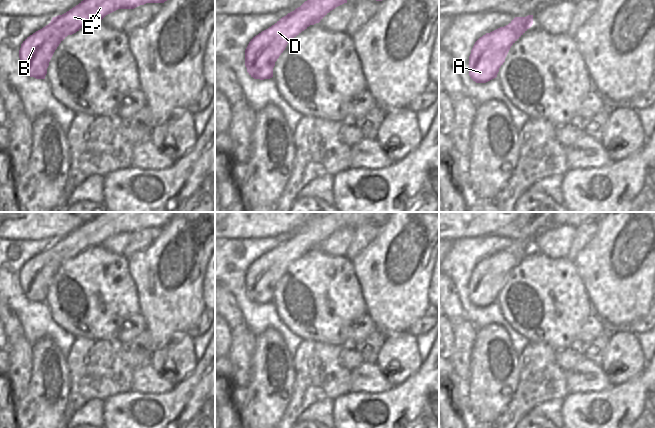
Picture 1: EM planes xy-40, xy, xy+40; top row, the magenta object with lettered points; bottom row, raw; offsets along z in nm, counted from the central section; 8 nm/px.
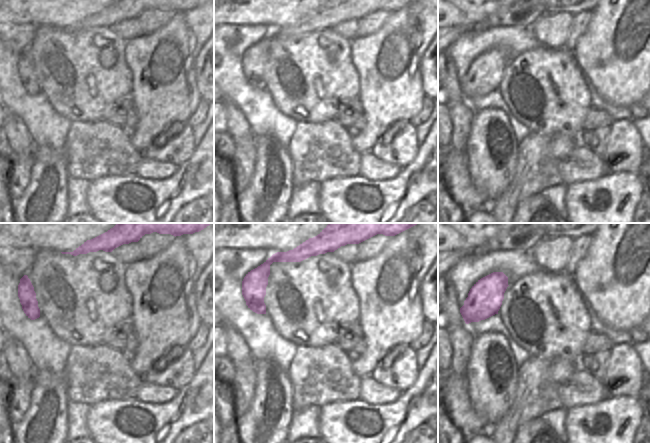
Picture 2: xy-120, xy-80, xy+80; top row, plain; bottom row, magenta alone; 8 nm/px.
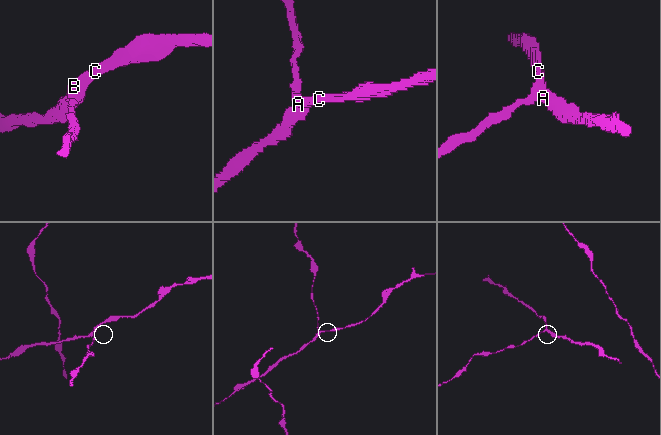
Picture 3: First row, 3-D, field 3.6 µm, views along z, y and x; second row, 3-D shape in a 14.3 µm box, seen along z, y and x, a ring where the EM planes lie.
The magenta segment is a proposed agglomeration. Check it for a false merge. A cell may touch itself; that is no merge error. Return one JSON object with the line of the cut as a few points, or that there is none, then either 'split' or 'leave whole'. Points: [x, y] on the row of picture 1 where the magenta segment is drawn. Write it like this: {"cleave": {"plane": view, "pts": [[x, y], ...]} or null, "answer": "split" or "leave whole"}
{"cleave": null, "answer": "leave whole"}

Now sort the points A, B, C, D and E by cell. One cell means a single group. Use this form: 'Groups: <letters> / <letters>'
Groups: A B C D E

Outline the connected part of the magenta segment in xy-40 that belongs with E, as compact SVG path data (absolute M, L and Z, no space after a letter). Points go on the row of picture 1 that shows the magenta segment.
M83 0L62 15L27 37L21 44L19 58L23 70L30 77L45 79L49 62L59 46L68 36L82 27L101 21L118 9L134 9L146 3L164 3L167 0Z

